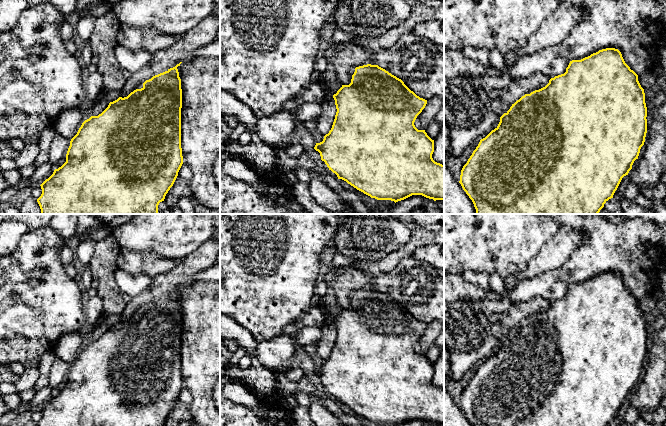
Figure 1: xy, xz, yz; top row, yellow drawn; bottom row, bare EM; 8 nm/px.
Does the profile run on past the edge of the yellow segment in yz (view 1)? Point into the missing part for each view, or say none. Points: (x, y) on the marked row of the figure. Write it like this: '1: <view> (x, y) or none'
1: none

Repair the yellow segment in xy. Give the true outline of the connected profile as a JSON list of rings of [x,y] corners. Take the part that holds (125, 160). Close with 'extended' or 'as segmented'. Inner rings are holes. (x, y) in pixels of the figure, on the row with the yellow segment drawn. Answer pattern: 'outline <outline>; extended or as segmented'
outline [[[181,63],[146,80],[141,89],[134,90],[127,97],[119,97],[117,100],[110,102],[101,114],[91,116],[82,123],[77,134],[70,141],[66,162],[58,169],[55,169],[53,174],[40,185],[42,194],[37,199],[37,202],[40,206],[41,214],[158,214],[158,205],[164,201],[183,164],[181,148],[182,89],[177,69]]]; as segmented

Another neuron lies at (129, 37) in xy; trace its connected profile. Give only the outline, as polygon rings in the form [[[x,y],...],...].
[[[120,23],[117,42],[130,50],[147,50],[153,56],[159,51],[168,50],[176,39],[173,35],[159,33],[153,28],[135,28]]]

